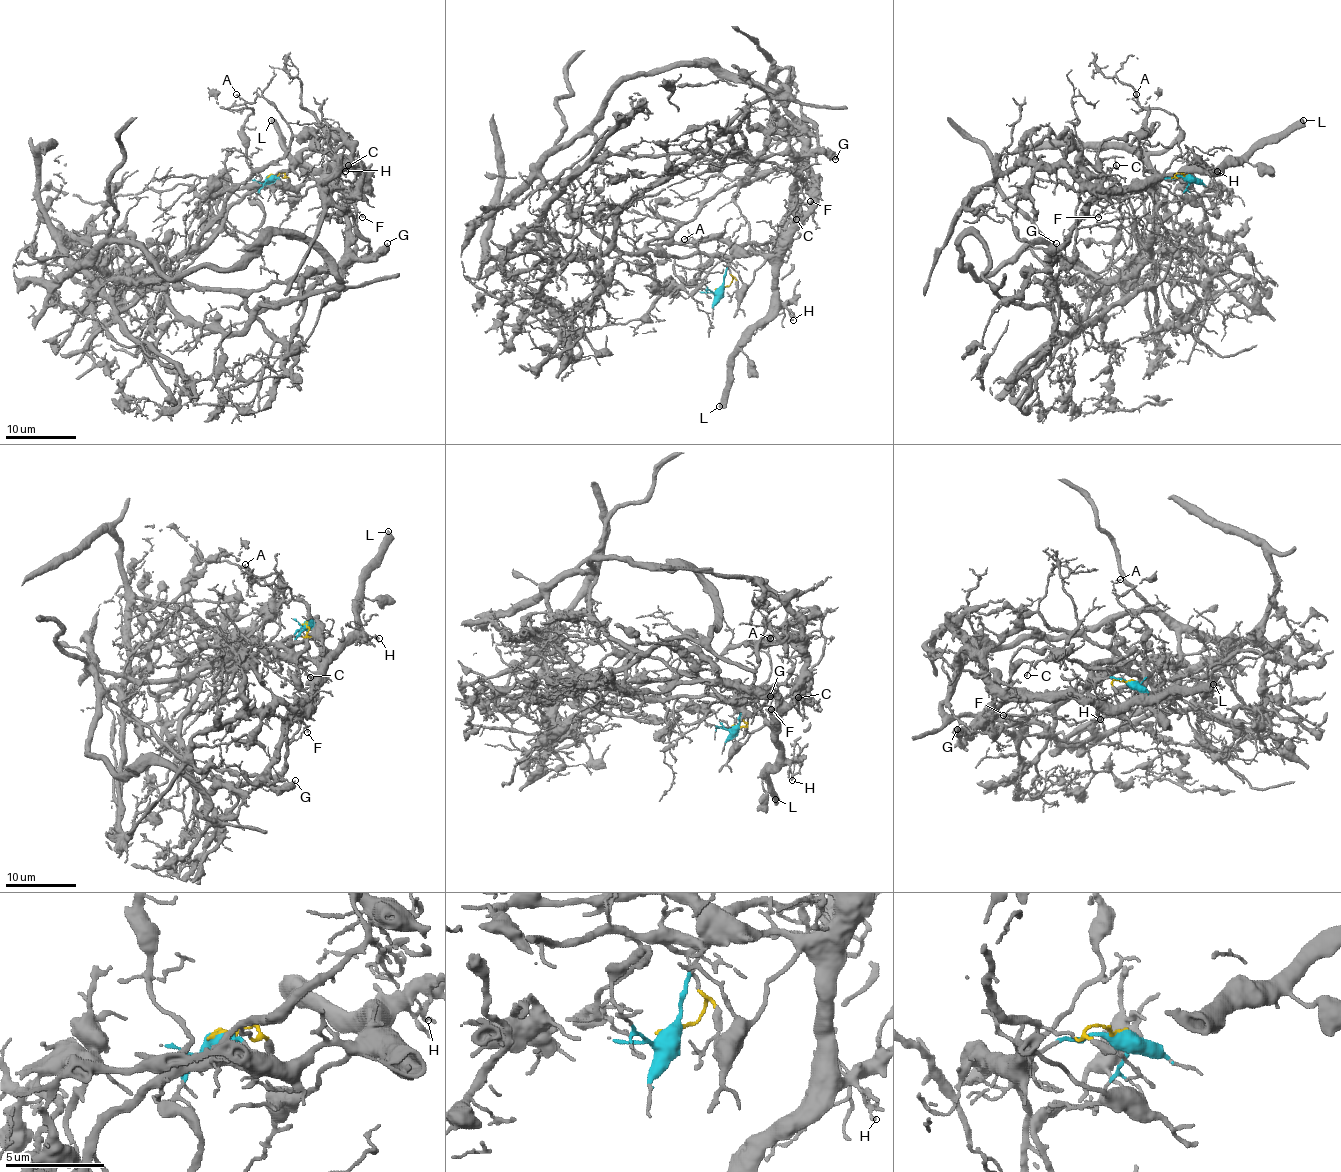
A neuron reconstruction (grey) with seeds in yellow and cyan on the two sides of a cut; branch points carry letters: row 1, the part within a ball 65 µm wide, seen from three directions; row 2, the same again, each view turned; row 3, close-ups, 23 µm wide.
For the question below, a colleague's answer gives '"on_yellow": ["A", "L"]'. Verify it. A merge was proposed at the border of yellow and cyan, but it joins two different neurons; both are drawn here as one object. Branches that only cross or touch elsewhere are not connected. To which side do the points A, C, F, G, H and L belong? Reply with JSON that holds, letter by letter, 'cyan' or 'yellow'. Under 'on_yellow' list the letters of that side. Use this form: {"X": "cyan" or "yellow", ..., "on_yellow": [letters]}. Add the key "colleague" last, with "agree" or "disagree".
{"A": "yellow", "C": "cyan", "F": "yellow", "G": "cyan", "H": "cyan", "L": "cyan", "on_yellow": ["A", "F"], "colleague": "disagree"}

